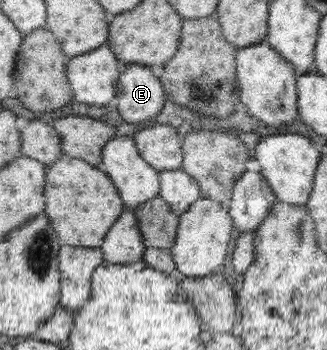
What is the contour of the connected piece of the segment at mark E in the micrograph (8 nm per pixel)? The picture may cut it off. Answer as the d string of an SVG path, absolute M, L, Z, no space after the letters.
M128 65L124 75L120 75L119 83L117 110L128 123L155 119L164 110L164 85L149 66Z

